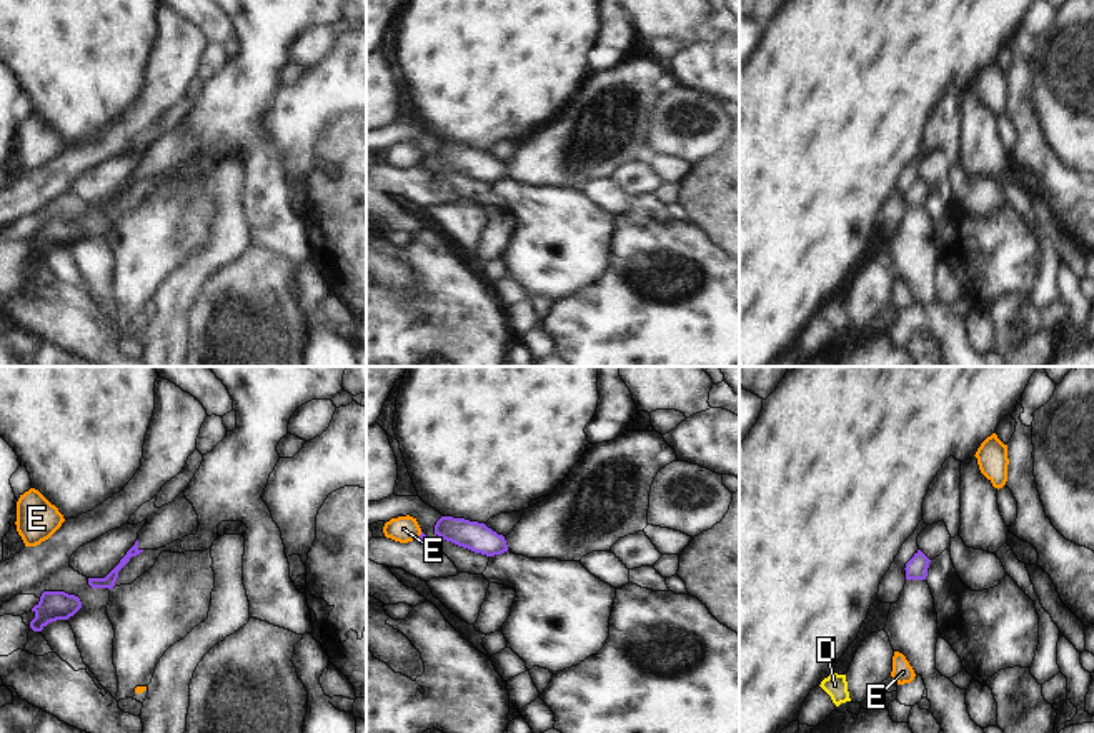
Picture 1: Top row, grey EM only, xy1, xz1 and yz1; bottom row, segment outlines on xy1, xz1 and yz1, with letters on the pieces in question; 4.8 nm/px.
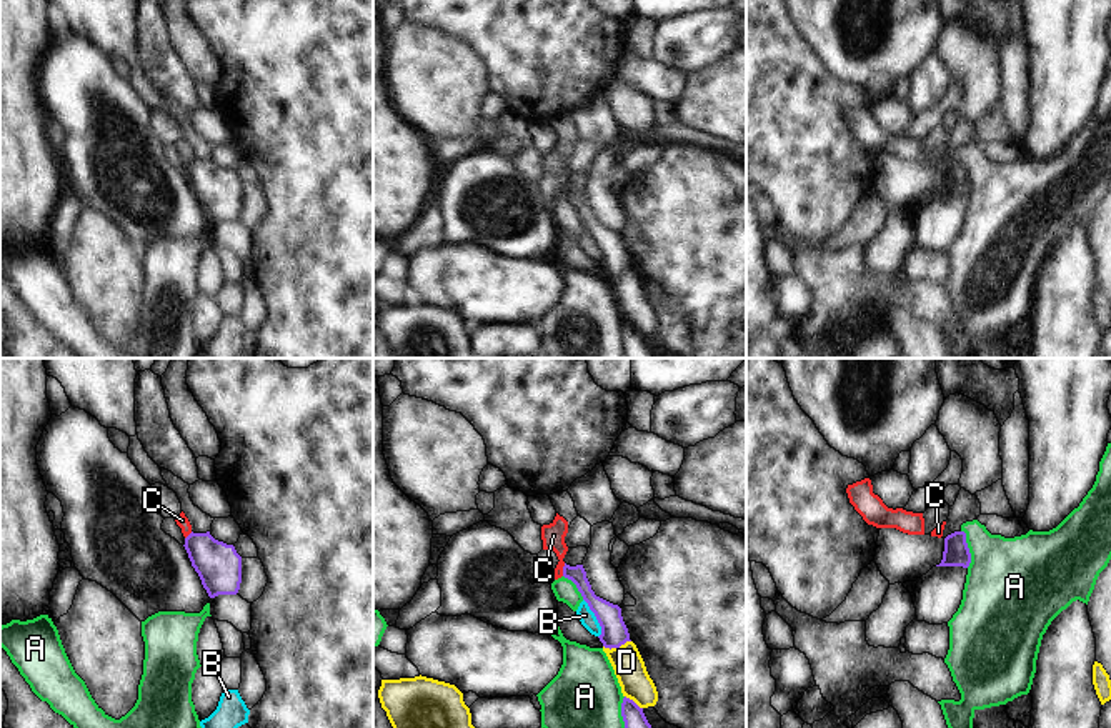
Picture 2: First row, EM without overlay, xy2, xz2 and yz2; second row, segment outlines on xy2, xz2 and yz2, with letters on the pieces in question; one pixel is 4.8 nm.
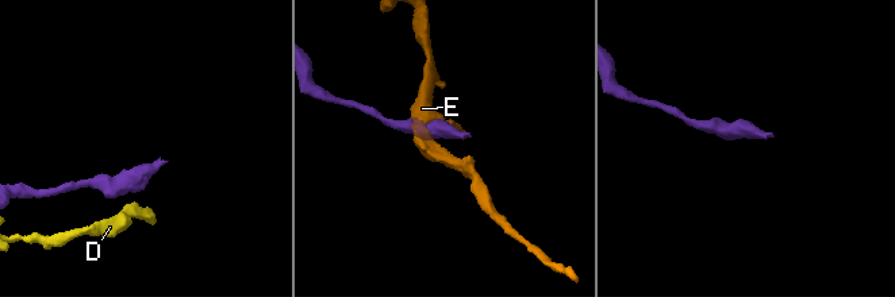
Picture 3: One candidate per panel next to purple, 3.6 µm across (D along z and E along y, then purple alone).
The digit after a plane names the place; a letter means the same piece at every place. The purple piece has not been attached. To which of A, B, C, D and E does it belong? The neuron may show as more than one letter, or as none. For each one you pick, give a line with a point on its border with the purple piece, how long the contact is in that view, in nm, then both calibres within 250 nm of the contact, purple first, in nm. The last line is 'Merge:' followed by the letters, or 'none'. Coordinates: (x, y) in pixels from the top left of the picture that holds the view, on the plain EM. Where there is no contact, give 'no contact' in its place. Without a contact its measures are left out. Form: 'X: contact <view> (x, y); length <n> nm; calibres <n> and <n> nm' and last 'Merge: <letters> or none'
Merge: none

